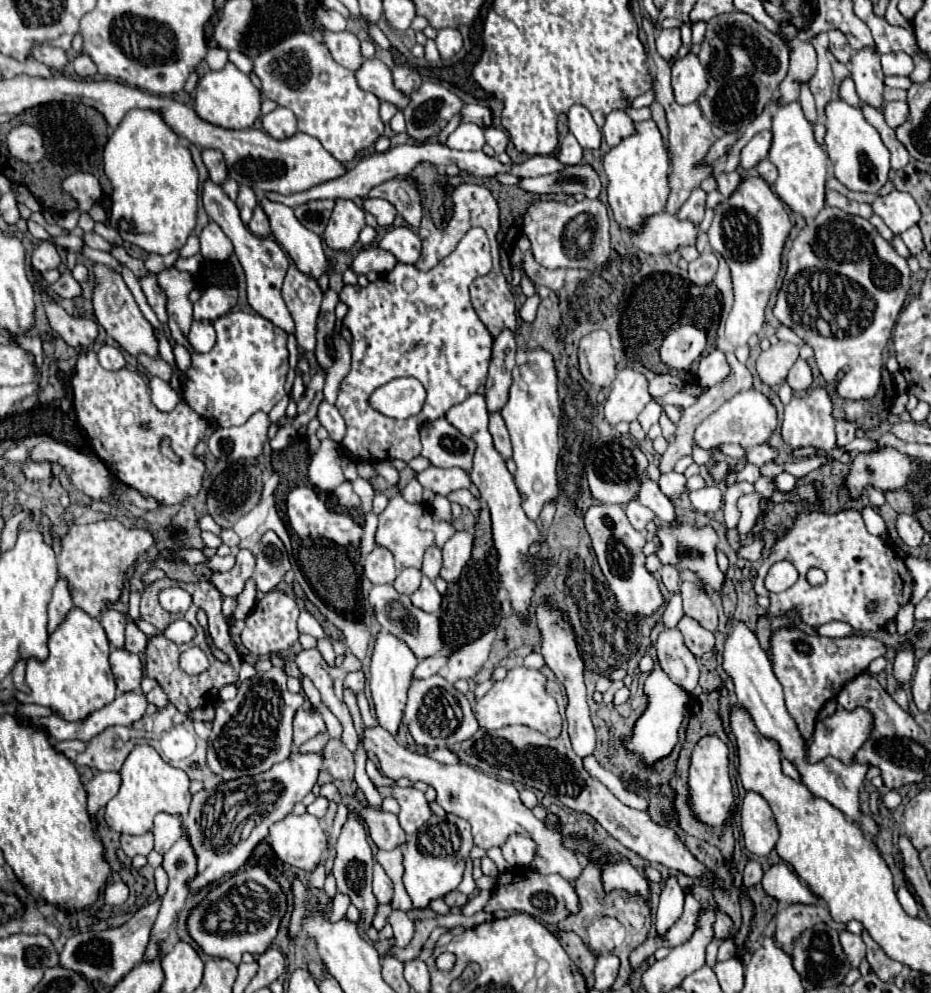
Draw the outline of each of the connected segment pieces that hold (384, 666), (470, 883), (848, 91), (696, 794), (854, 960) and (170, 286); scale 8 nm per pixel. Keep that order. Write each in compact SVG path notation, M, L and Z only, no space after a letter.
M380 631L376 639L376 647L372 653L372 665L370 665L370 693L374 701L374 711L378 725L386 731L390 731L392 737L396 737L402 719L404 719L404 705L406 705L406 691L412 683L412 673L416 669L418 659L414 653L410 653L408 645L402 645L394 635Z
M467 858L465 864L466 870L464 872L464 879L462 879L462 883L460 883L458 889L460 889L462 893L466 893L466 895L472 895L472 893L476 893L476 883L474 883L472 876L473 861Z
M844 77L842 83L840 83L840 97L844 101L850 101L850 105L862 105L862 101L858 99L856 95L856 89L854 89L854 81L850 77Z
M704 737L694 747L688 785L690 785L690 795L692 795L692 807L698 819L714 827L722 825L730 813L734 793L732 793L732 783L730 783L730 773L728 773L728 747L718 737Z
M842 931L840 933L840 943L842 943L842 949L844 949L850 965L858 967L860 961L866 957L866 945L864 945L864 941L858 935L854 935L854 933Z
M172 267L158 273L158 283L168 295L168 327L172 339L190 353L196 353L188 341L192 325L192 303L188 301L188 291L194 287L192 275Z

